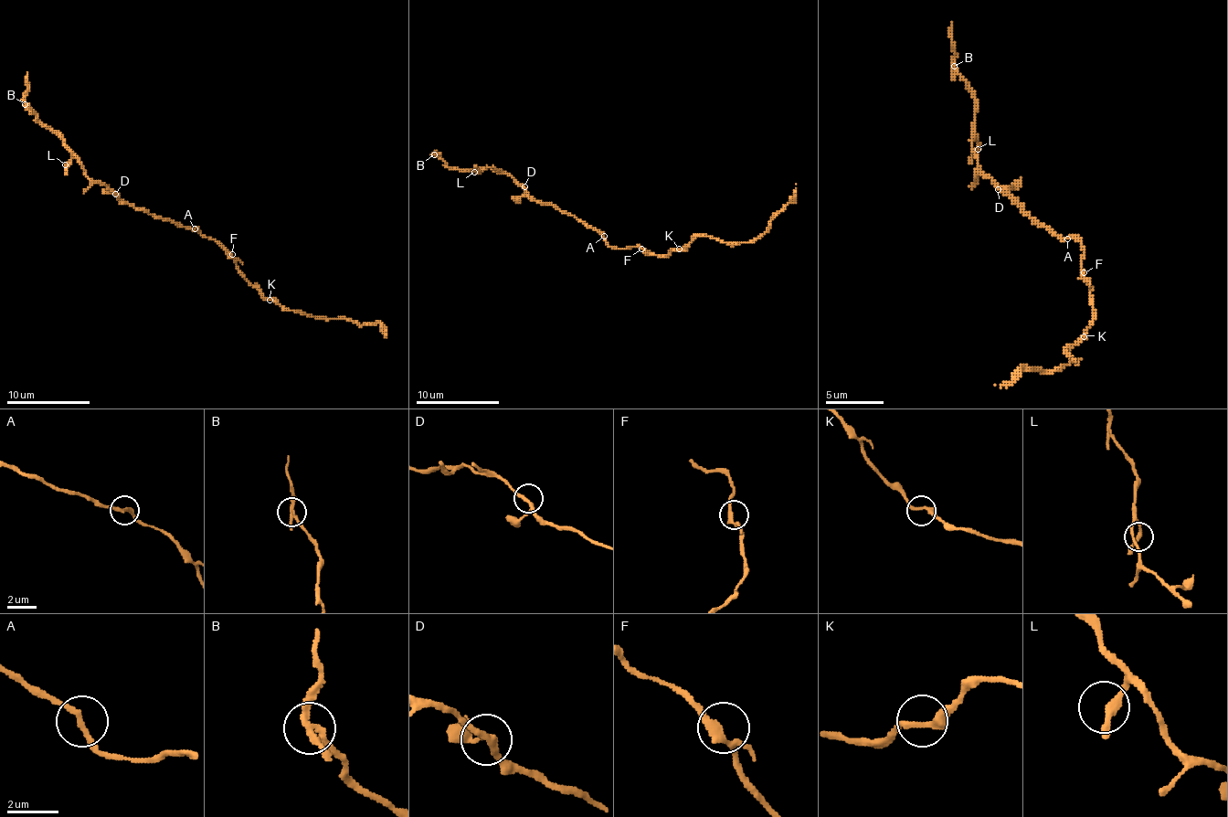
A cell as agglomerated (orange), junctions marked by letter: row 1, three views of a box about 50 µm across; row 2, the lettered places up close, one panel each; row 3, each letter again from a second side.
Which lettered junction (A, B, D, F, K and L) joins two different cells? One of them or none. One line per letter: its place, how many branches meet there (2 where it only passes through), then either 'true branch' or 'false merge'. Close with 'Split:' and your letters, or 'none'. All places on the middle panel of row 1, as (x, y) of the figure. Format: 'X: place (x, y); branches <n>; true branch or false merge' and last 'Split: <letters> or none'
A: place (604, 236); branches 2; true branch
B: place (434, 154); branches 3; false merge
D: place (524, 186); branches 3; true branch
F: place (641, 249); branches 3; true branch
K: place (679, 249); branches 2; true branch
L: place (474, 172); branches 2; true branch
Split: B

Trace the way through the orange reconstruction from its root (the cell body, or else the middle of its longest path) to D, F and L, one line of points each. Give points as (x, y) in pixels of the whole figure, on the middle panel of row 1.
D: (604, 238), (572, 216), (534, 201), (524, 186)
F: (604, 238), (610, 247), (616, 249), (641, 249)
L: (604, 238), (572, 216), (534, 201), (510, 175), (497, 174), (489, 167), (482, 172), (474, 172)

